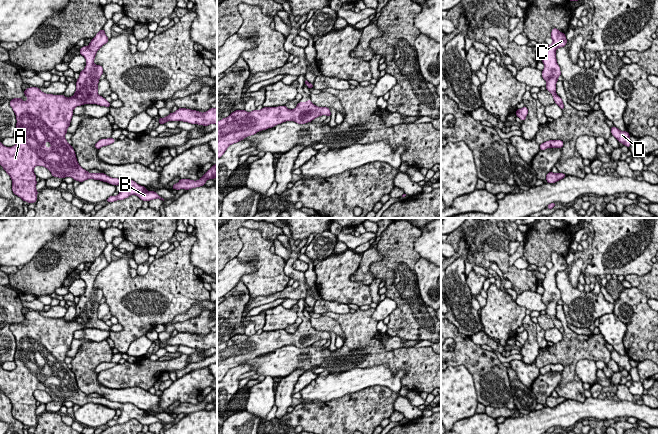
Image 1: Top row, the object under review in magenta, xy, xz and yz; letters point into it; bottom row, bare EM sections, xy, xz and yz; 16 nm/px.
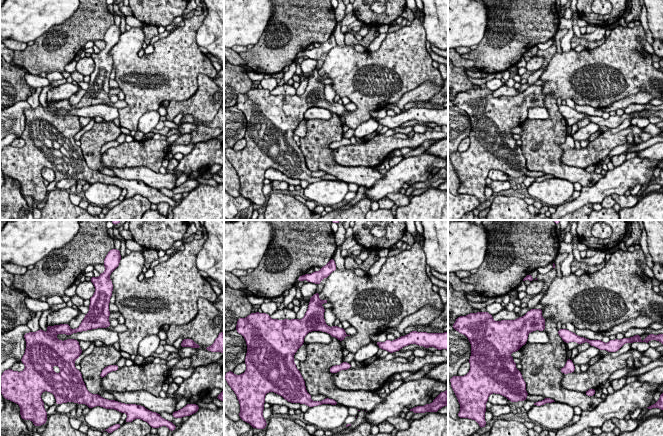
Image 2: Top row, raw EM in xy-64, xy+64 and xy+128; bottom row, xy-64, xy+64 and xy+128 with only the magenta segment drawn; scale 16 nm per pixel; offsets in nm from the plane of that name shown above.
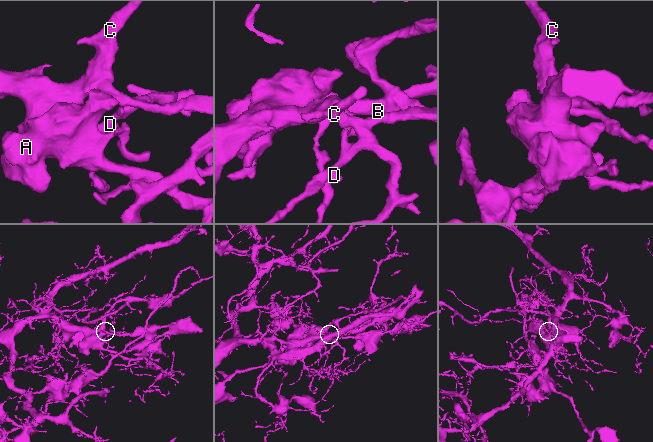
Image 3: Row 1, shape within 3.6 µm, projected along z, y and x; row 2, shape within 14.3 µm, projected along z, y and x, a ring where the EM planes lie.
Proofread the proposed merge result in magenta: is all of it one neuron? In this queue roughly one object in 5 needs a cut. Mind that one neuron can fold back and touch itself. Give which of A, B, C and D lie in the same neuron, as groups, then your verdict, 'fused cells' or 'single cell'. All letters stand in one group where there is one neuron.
A B C D | single cell

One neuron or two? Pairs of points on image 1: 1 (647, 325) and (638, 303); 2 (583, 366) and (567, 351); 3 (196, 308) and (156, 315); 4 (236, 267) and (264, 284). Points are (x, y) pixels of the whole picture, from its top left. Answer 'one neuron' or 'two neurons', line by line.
1: one neuron
2: two neurons
3: two neurons
4: two neurons

